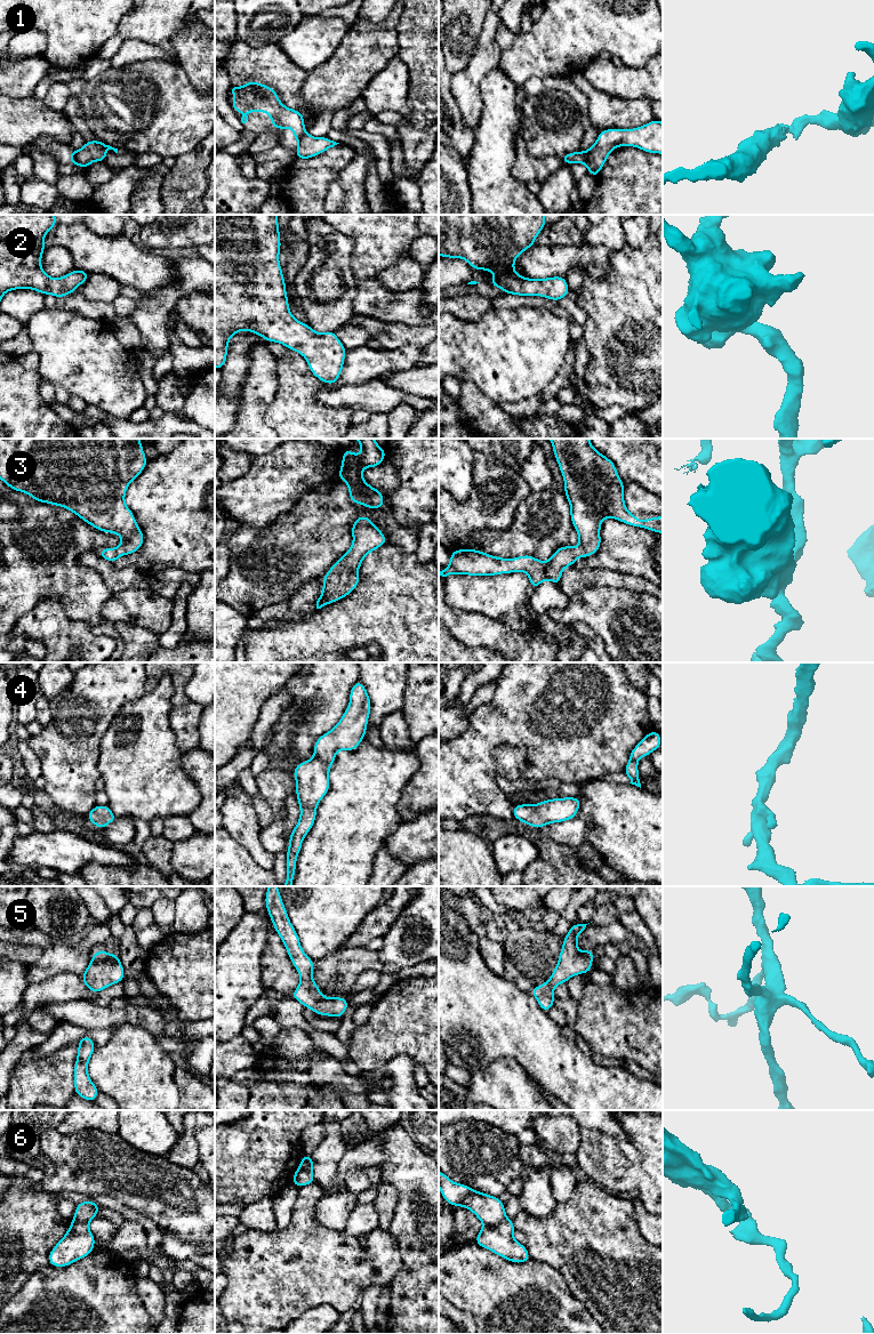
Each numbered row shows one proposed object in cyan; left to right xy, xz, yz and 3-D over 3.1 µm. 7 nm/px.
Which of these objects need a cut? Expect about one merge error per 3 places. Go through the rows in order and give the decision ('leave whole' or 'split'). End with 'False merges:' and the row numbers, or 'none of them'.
1: split
2: leave whole
3: leave whole
4: leave whole
5: leave whole
6: split
False merges: 1, 6

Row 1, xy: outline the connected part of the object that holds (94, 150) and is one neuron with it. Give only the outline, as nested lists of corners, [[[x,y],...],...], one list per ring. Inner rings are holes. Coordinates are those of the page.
[[[86,140],[85,146],[75,151],[75,166],[89,168],[91,161],[105,162],[107,150],[113,150],[118,153],[118,148],[107,145],[102,140]]]

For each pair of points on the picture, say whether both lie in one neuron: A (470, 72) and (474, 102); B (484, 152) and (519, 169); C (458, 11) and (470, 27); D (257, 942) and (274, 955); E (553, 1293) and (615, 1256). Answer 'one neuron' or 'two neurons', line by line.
A: one neuron
B: two neurons
C: one neuron
D: two neurons
E: two neurons

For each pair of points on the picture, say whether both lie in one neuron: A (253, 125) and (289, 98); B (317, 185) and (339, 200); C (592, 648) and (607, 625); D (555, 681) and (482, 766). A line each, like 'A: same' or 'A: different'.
A: different
B: different
C: different
D: same

